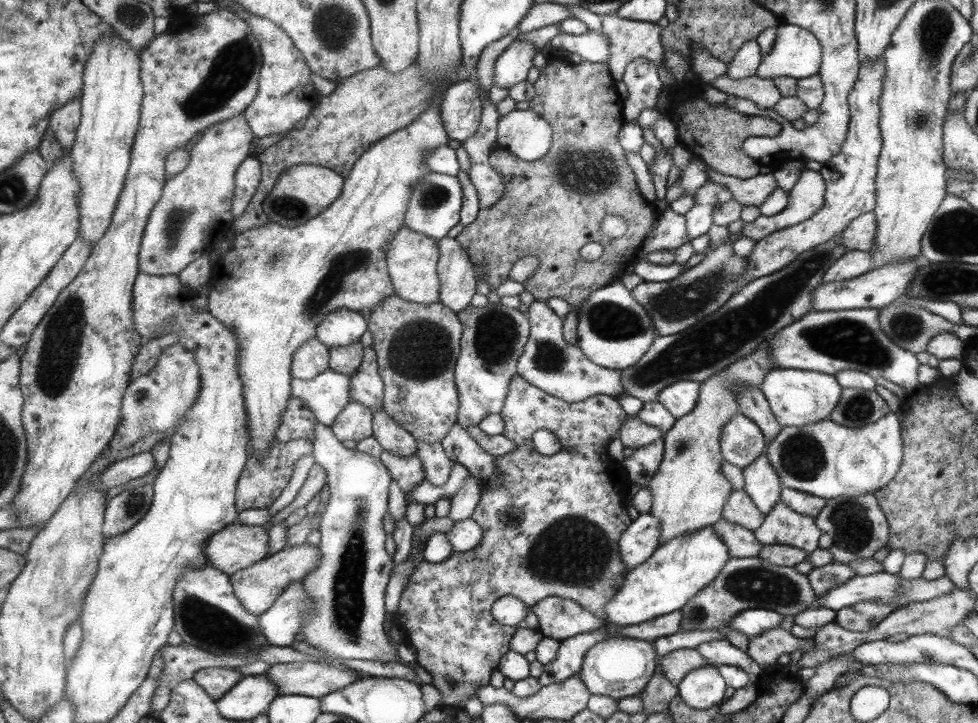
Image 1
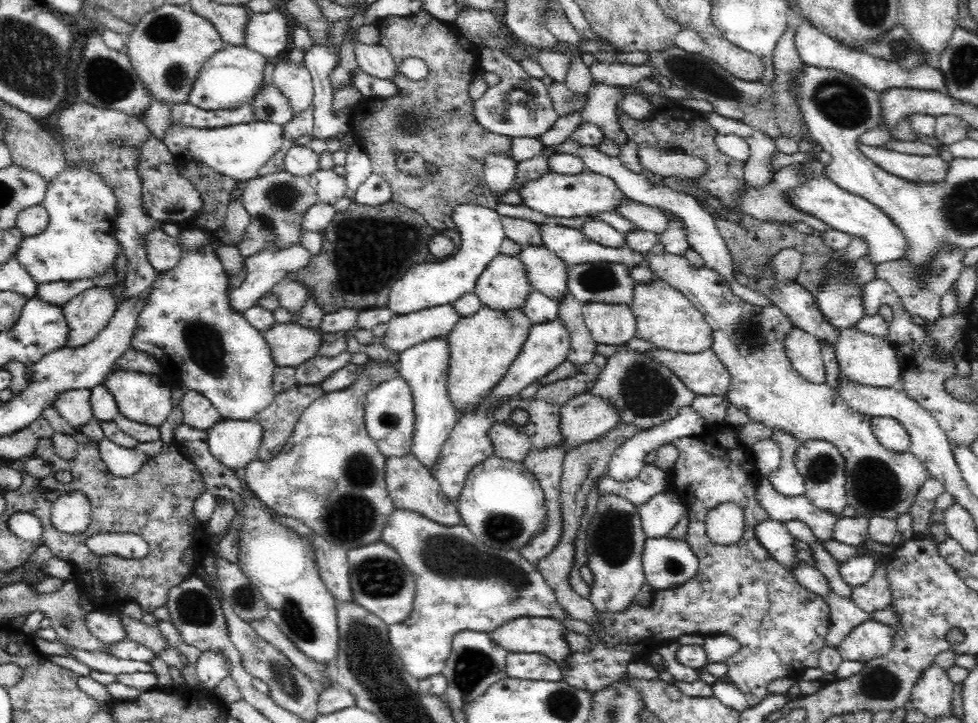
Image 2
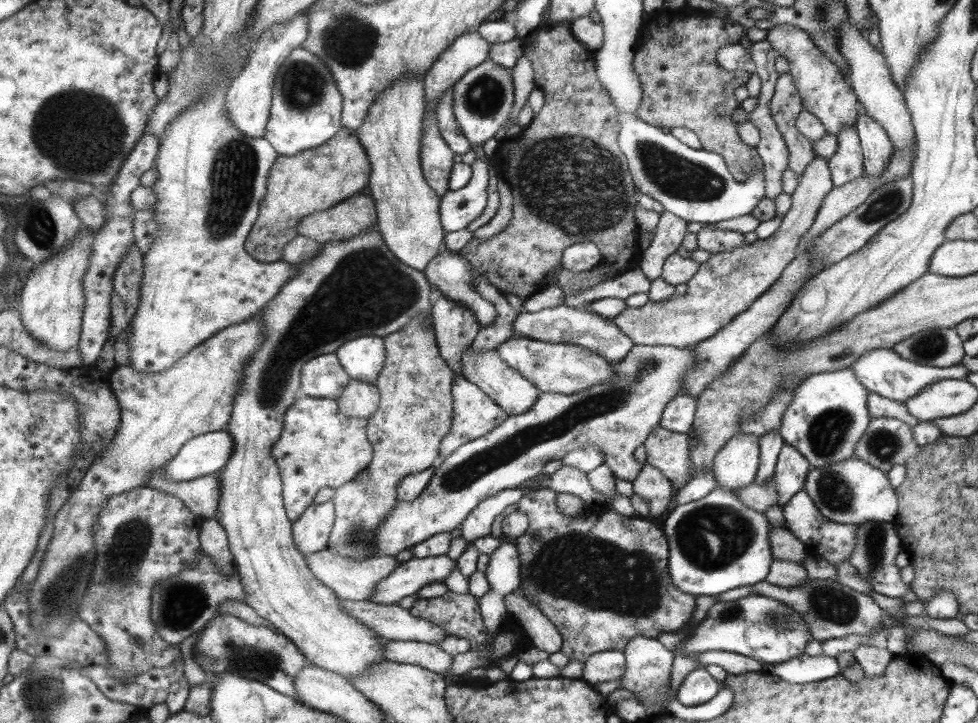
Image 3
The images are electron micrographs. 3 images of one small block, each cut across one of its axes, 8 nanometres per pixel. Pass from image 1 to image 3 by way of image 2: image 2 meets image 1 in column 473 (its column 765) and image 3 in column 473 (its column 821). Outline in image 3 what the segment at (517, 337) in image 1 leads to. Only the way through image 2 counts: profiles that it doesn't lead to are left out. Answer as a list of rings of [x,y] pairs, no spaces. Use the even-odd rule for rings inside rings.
[[[462,376],[452,378],[452,426],[440,442],[440,456],[438,460],[443,460],[460,447],[463,443],[468,443],[480,436],[487,435],[497,425],[504,423],[508,419],[508,414],[500,409],[491,397],[471,382],[462,379]]]

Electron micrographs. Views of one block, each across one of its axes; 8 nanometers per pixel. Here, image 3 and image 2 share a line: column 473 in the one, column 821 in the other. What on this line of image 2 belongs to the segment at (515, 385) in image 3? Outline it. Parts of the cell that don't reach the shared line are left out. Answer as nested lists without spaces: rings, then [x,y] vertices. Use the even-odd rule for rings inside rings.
[[[798,327],[790,329],[785,341],[786,355],[798,375],[812,384],[826,383],[823,354],[820,353],[818,338],[802,331]]]

